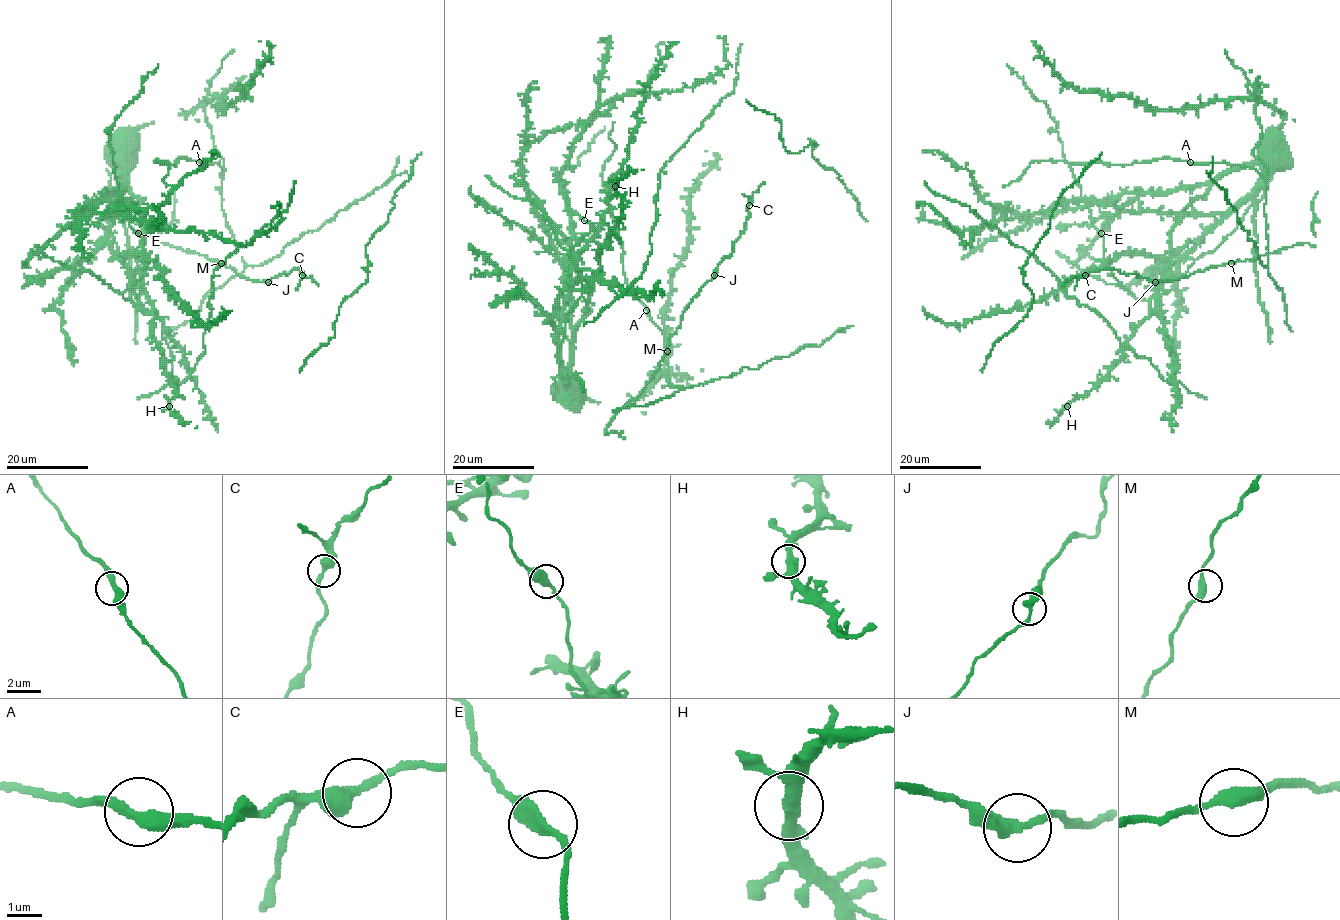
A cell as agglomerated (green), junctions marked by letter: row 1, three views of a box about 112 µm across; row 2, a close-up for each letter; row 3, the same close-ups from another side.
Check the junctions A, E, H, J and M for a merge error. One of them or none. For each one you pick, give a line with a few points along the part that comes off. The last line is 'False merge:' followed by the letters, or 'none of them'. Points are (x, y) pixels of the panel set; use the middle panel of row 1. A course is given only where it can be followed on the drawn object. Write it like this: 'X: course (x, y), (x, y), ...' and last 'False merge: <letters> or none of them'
False merge: none of them

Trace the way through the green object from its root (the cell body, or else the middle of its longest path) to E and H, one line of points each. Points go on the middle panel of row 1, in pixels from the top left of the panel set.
E: (571, 385), (567, 379), (567, 382), (560, 345), (560, 314), (568, 291), (571, 237), (568, 207), (584, 220)
H: (571, 385), (570, 344), (586, 312), (589, 291), (584, 286), (599, 274), (599, 252), (621, 215), (615, 186)

